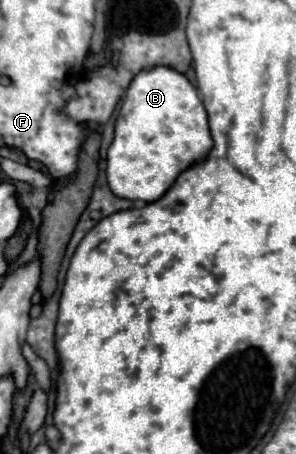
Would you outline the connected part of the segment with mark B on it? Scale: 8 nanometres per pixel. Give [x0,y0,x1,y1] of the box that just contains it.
[106,66,212,202]

